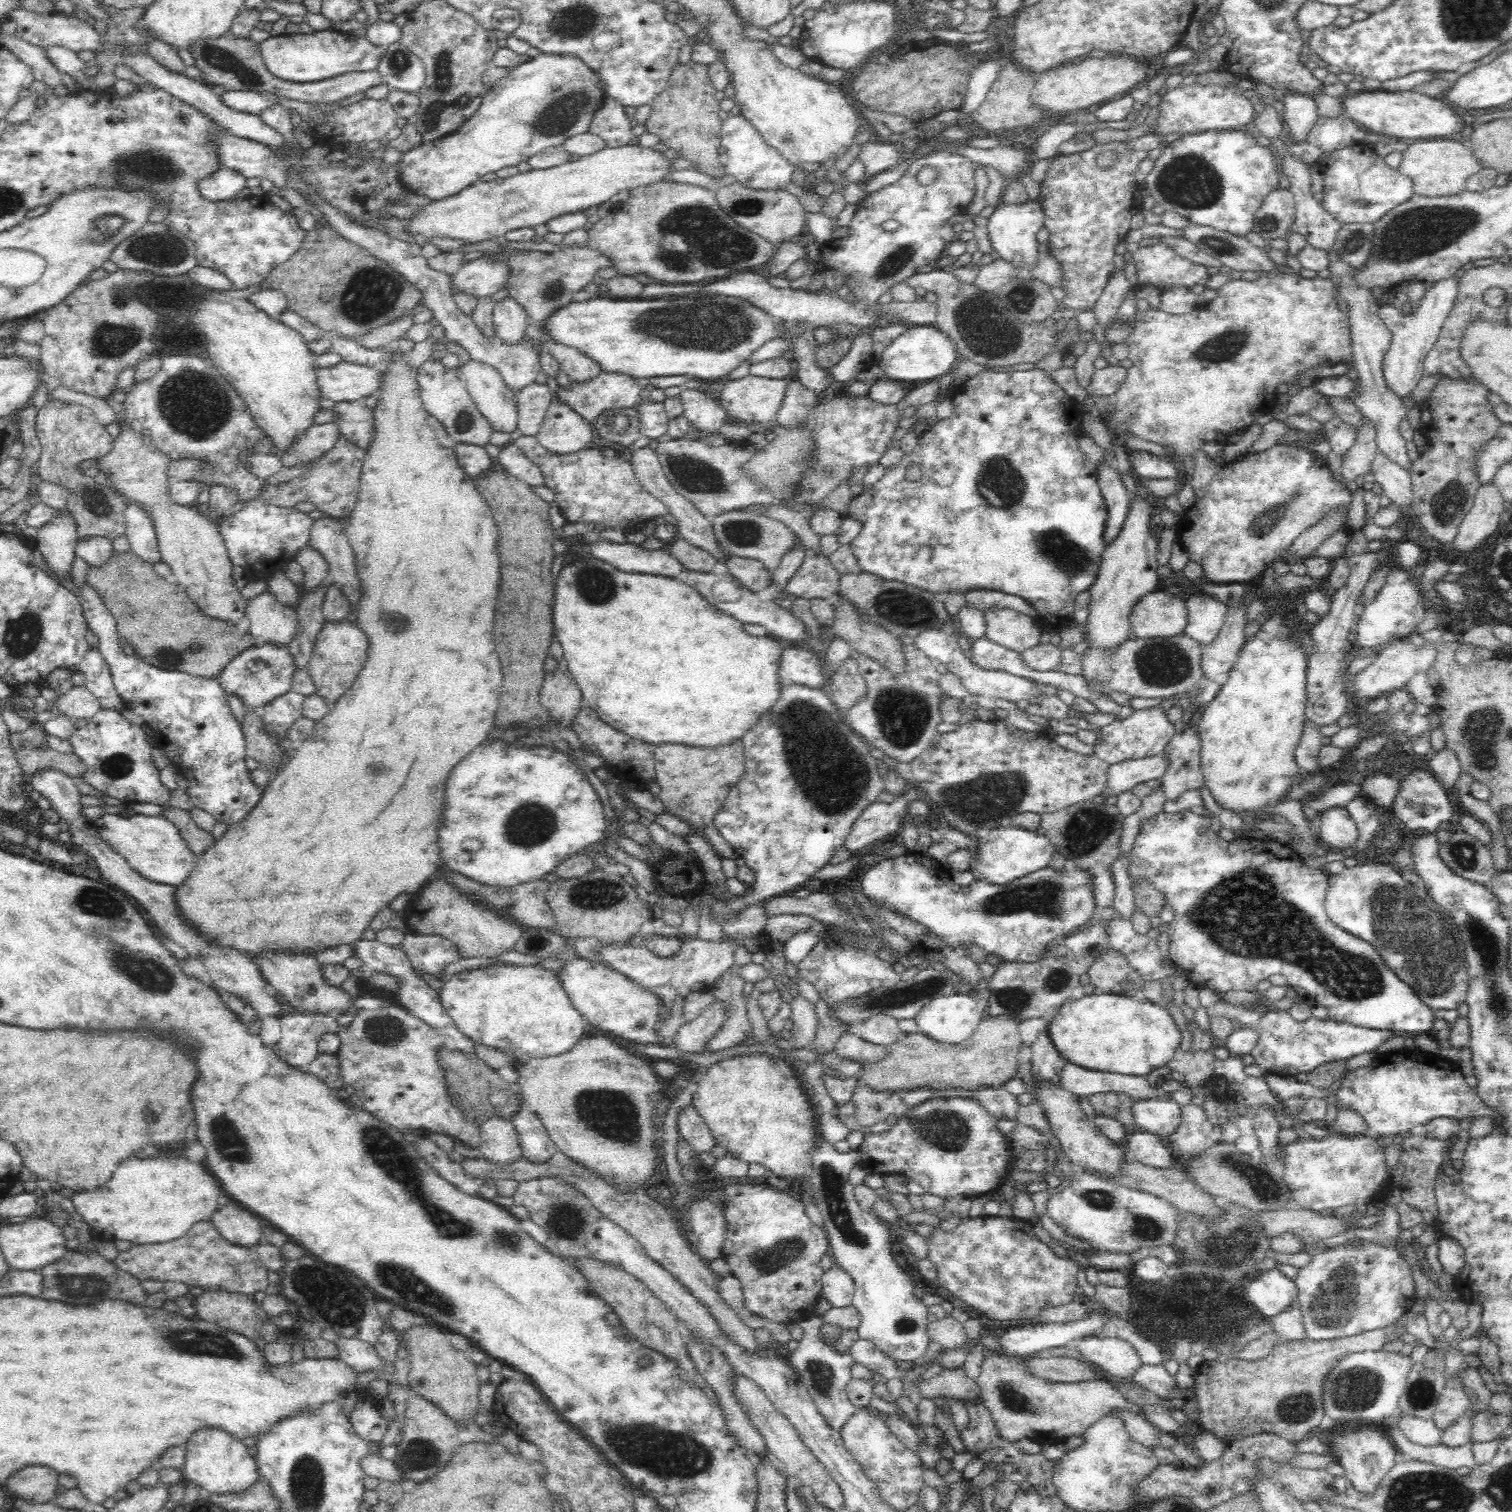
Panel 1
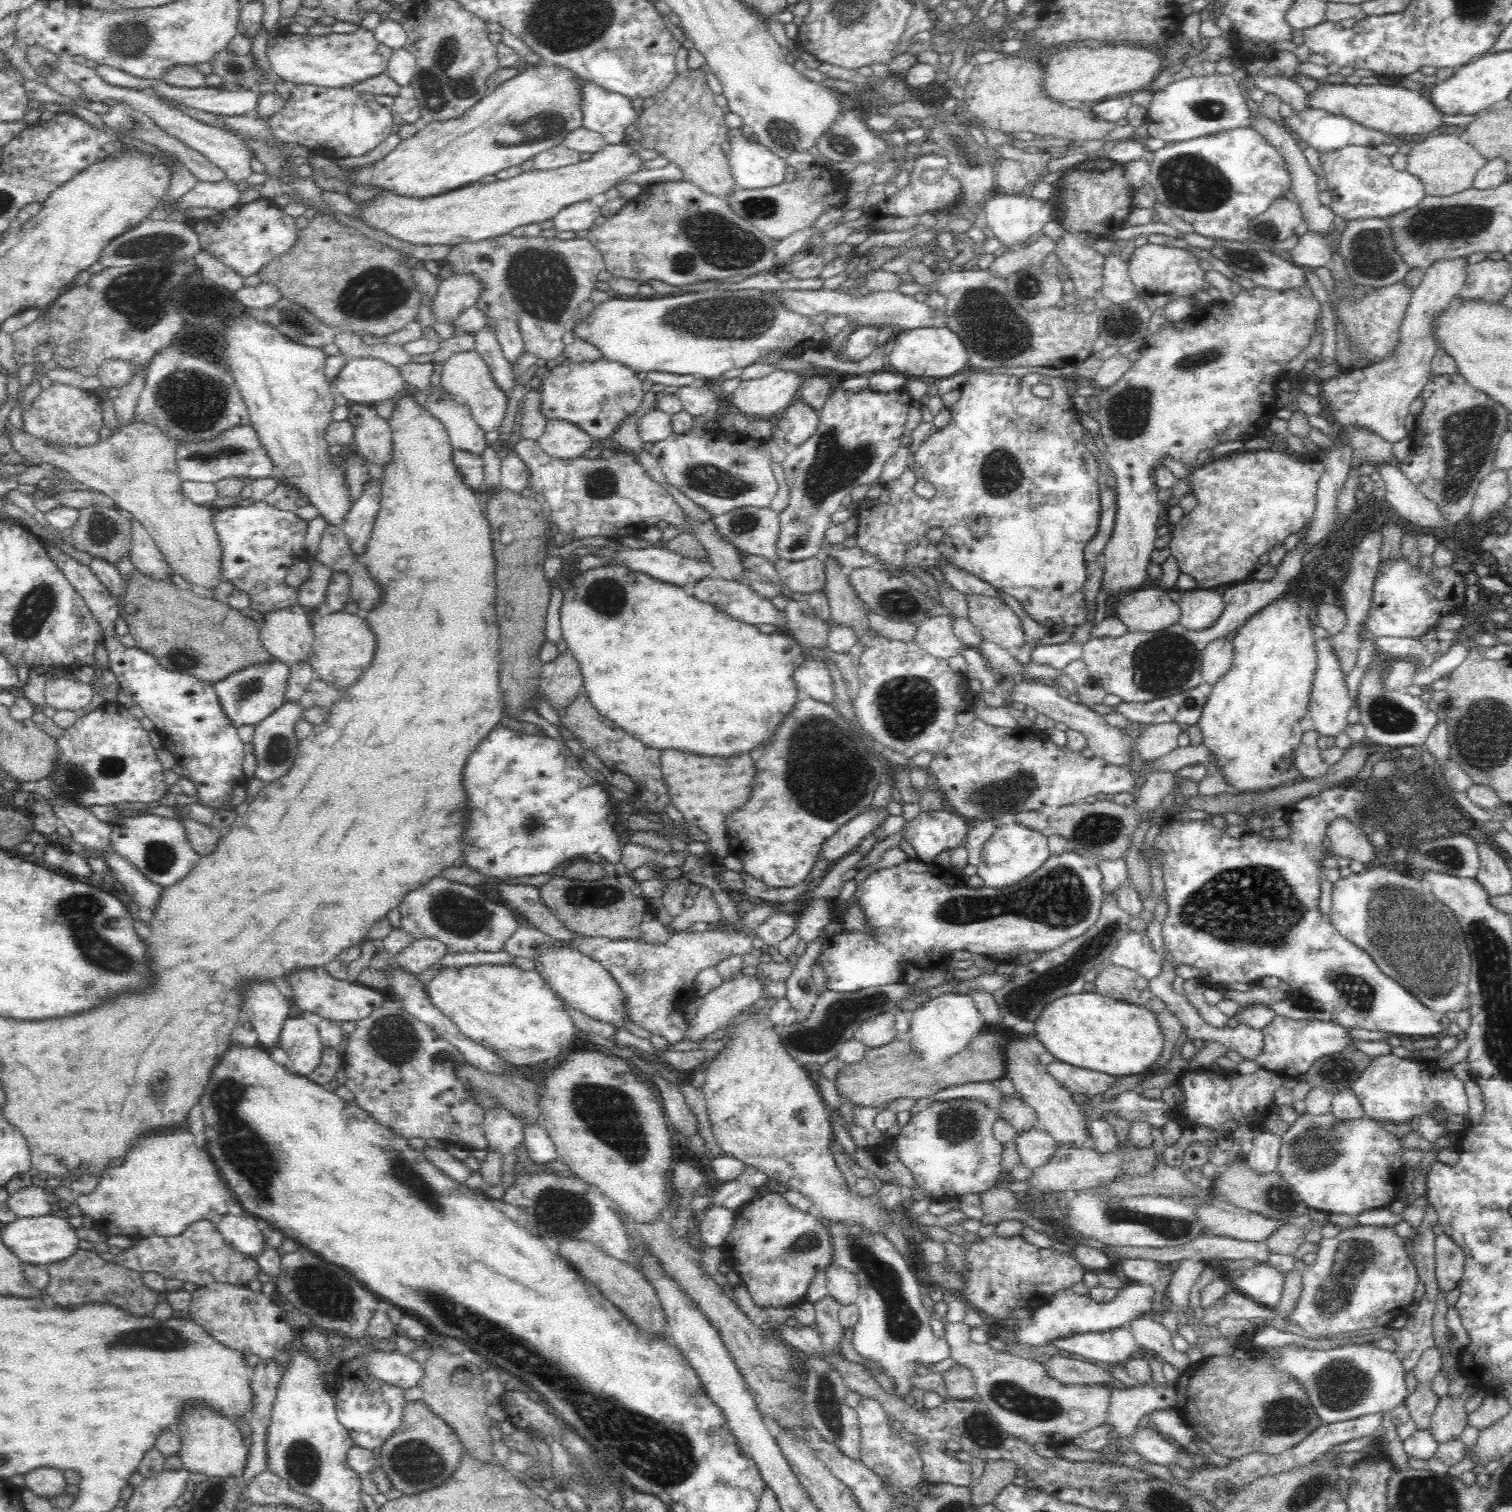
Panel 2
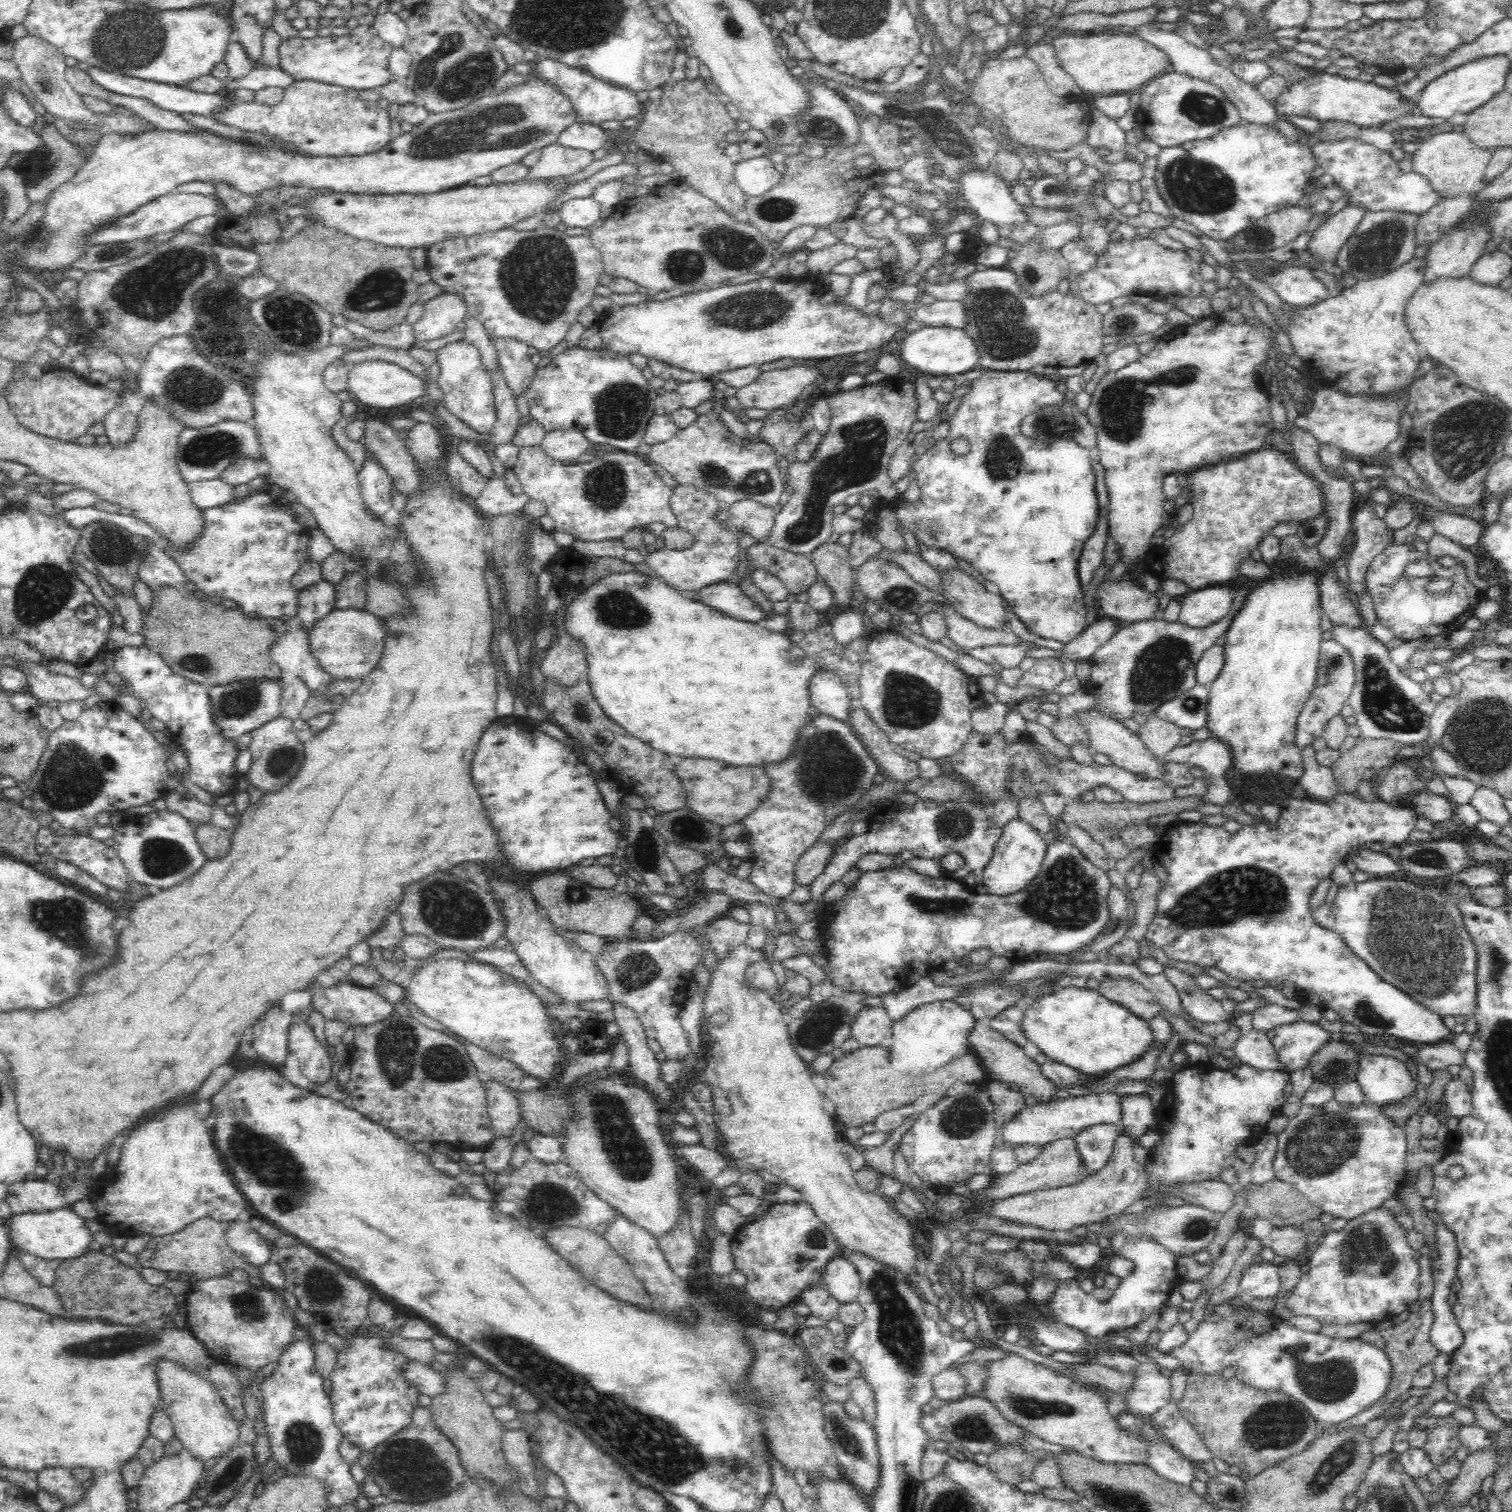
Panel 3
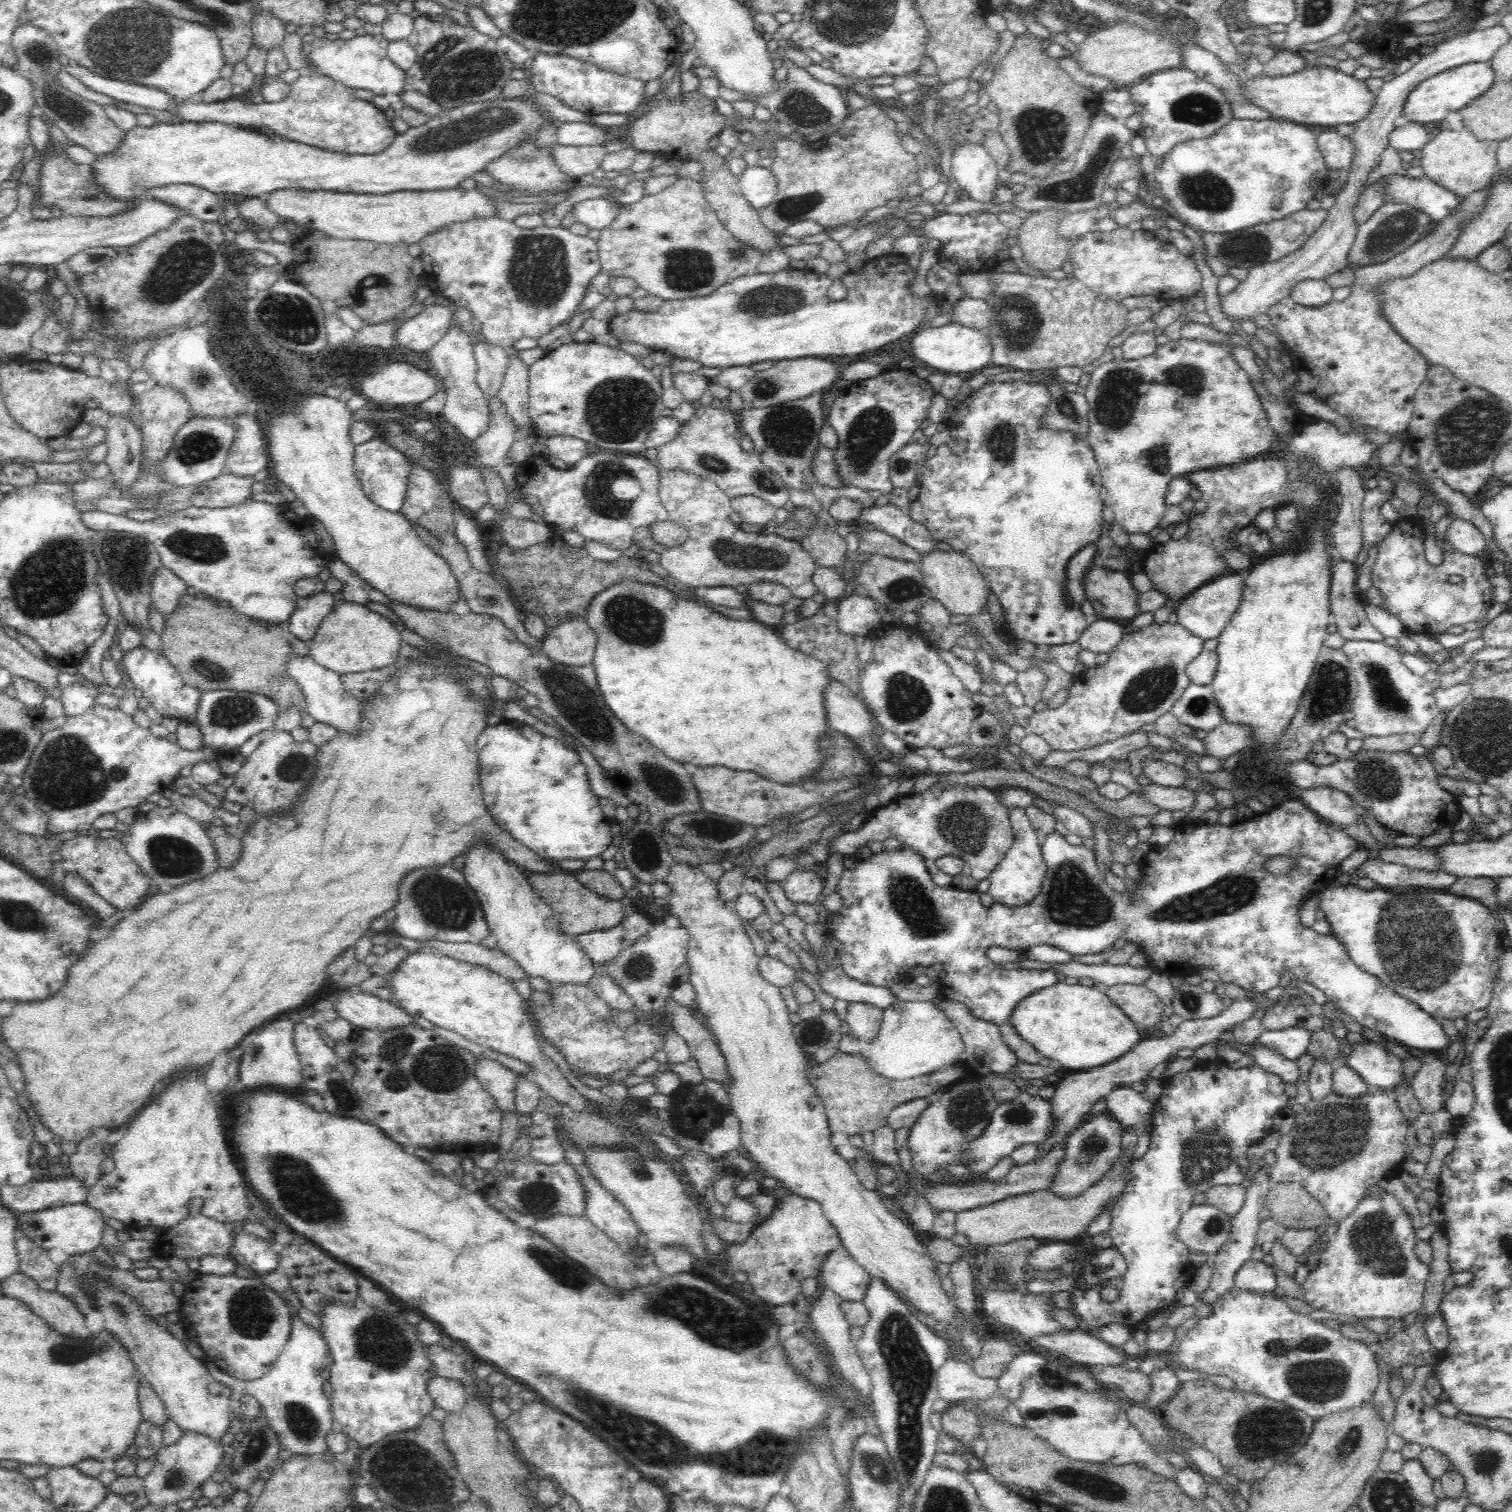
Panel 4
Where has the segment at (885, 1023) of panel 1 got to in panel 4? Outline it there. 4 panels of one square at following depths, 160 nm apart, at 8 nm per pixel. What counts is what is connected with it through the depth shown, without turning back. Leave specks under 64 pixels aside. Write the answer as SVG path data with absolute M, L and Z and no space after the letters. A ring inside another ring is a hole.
M850 1003L844 1018L852 1036L874 1042L883 1021L883 1010L864 1003Z

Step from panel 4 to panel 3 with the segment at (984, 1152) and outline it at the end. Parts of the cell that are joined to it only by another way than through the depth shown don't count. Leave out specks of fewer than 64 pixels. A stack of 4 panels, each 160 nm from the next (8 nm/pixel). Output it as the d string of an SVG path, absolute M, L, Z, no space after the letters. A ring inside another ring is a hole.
M1092 1092L1088 1095L1058 1098L1048 1104L1029 1103L1022 1112L1005 1124L999 1132L999 1138L1012 1146L1020 1144L1048 1144L1062 1138L1075 1138L1082 1130L1095 1124L1113 1124L1122 1128L1122 1105L1124 1096L1113 1092Z

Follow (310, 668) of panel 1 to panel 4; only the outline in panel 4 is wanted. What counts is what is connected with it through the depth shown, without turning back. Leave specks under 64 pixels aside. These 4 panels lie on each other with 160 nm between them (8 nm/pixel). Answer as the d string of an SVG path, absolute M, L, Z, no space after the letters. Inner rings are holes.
M338 602L307 642L308 654L328 671L340 674L365 673L394 665L403 648L400 631L368 606Z

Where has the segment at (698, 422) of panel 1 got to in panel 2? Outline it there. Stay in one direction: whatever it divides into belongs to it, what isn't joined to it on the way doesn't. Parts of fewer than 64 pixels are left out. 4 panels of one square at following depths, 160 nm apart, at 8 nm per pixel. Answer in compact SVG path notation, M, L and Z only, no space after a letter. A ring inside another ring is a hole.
M680 388L677 396L683 404L683 409L694 418L698 416L706 416L708 418L716 418L718 416L718 398L720 396L718 390L708 390L708 388Z

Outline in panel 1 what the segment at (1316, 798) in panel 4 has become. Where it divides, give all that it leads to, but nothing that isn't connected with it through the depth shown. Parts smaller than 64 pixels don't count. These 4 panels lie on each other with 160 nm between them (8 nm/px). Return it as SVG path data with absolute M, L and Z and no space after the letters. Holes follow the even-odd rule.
M1305 719L1302 726L1300 742L1295 750L1295 759L1301 771L1308 771L1315 774L1319 770L1318 750L1322 748L1322 733L1320 726L1311 720Z

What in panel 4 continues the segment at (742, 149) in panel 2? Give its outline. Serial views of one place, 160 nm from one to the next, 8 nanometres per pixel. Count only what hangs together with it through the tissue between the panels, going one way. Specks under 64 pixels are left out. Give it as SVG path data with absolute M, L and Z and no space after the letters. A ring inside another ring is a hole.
M757 163L746 166L744 172L737 177L742 194L757 211L764 208L776 194L777 178L770 168Z

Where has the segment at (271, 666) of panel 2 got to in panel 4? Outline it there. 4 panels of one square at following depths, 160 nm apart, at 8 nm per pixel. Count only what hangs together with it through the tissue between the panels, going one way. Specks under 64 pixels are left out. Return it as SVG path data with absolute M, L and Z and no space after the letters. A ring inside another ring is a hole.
M209 690L203 693L199 702L197 727L200 729L203 744L231 752L239 750L240 745L254 734L272 729L278 715L278 705L266 694L246 690Z

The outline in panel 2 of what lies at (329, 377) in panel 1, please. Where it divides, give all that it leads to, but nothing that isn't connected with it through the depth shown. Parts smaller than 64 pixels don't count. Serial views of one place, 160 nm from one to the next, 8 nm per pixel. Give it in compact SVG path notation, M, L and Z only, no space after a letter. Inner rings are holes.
M354 358L348 360L340 370L340 373L334 376L331 381L331 388L335 394L344 396L348 404L358 403L370 406L380 402L380 400L393 399L400 396L400 394L405 394L407 391L412 391L412 388L402 378L398 369L376 358Z

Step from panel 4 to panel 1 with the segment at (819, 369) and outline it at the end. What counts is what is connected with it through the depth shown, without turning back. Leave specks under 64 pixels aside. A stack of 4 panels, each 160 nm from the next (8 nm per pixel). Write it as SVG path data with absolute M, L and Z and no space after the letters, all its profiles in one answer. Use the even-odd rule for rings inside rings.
M752 374L744 376L740 380L730 380L720 390L719 405L726 411L730 422L740 422L741 424L742 422L762 422L762 424L766 424L770 428L769 431L775 431L777 426L776 411L783 401L786 382L787 379L772 380Z

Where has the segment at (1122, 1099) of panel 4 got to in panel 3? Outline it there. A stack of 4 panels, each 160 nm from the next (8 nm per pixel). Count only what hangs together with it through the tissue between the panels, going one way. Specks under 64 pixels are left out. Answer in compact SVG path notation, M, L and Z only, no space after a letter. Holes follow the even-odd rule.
M1149 1095L1124 1096L1122 1105L1122 1132L1133 1140L1139 1140L1155 1120L1155 1105Z

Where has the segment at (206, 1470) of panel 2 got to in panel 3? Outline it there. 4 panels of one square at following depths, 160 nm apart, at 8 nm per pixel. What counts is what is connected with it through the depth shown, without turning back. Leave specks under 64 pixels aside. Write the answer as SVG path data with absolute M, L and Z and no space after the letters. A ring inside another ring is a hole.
M160 1361L157 1370L163 1399L162 1409L171 1420L175 1438L180 1440L183 1448L202 1464L206 1460L217 1461L230 1454L237 1445L240 1423L230 1415L213 1384L202 1376L176 1365L174 1361Z

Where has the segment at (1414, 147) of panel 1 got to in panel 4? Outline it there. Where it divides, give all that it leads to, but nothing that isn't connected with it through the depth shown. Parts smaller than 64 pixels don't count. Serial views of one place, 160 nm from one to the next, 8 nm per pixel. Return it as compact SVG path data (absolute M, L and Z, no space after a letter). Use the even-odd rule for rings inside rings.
M1466 127L1460 131L1440 130L1421 148L1420 167L1424 176L1432 182L1446 187L1457 197L1467 197L1476 191L1491 186L1498 175L1496 170L1496 141L1480 142Z

